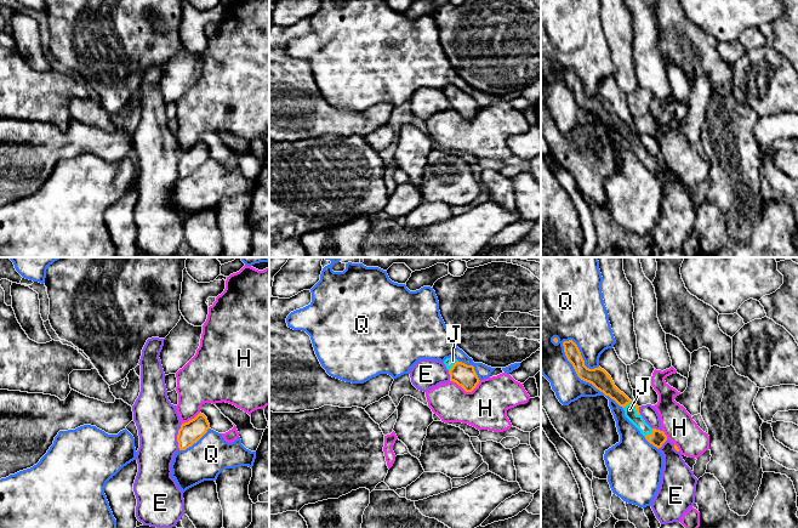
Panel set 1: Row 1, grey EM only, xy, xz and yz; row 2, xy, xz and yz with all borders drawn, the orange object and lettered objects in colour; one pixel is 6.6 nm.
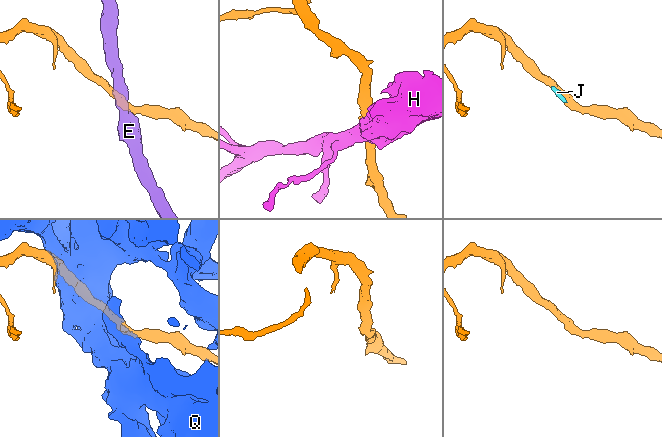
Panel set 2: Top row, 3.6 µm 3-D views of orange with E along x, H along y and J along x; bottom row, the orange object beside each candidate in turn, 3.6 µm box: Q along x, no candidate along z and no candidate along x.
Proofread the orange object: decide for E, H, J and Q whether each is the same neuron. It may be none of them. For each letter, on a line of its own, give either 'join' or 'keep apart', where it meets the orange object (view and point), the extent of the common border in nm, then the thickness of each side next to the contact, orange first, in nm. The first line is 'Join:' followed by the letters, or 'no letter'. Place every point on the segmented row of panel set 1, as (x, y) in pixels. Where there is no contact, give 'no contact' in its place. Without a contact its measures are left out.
Join: J
E: keep apart | xy (177, 437) | 180 nm | 150/280 nm
H: keep apart | xz (466, 391) | 200 nm | 150/280 nm
J: join | yz (649, 435) | 80 nm | 100/80 nm
Q: keep apart | yz (582, 379) | 600 nm | 120/200 nm

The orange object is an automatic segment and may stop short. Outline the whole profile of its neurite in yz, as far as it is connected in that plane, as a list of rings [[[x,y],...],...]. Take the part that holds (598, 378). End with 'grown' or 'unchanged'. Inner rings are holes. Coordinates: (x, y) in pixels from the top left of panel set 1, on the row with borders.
[[[564,341],[564,352],[568,360],[572,364],[577,376],[592,384],[597,390],[614,399],[625,410],[625,416],[640,431],[645,439],[657,449],[667,441],[663,431],[651,428],[639,413],[639,407],[632,402],[614,384],[611,376],[600,367],[589,369],[585,365],[585,360],[577,345],[572,341]]]; grown

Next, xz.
[[[446,358],[444,364],[450,374],[450,381],[456,382],[466,392],[472,392],[479,384],[479,377],[473,365],[458,362],[456,358]]]; grown

